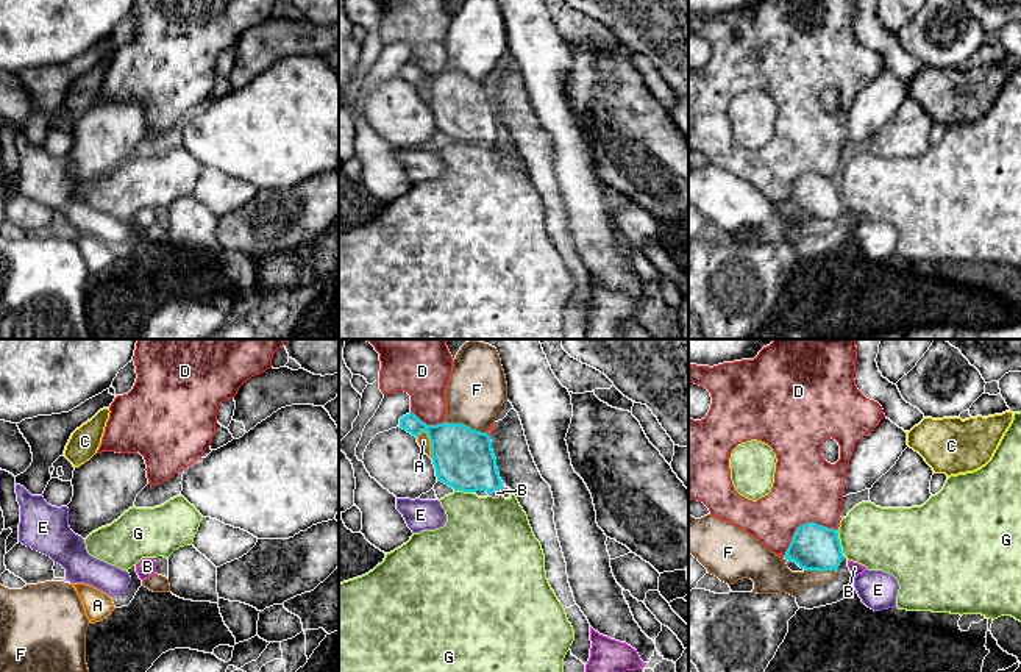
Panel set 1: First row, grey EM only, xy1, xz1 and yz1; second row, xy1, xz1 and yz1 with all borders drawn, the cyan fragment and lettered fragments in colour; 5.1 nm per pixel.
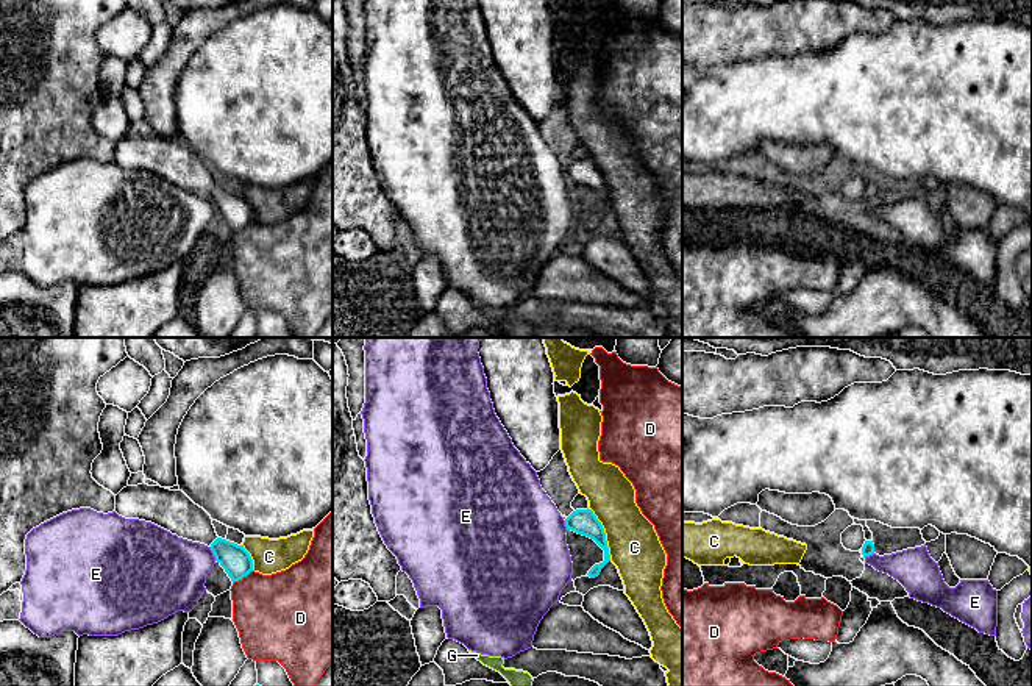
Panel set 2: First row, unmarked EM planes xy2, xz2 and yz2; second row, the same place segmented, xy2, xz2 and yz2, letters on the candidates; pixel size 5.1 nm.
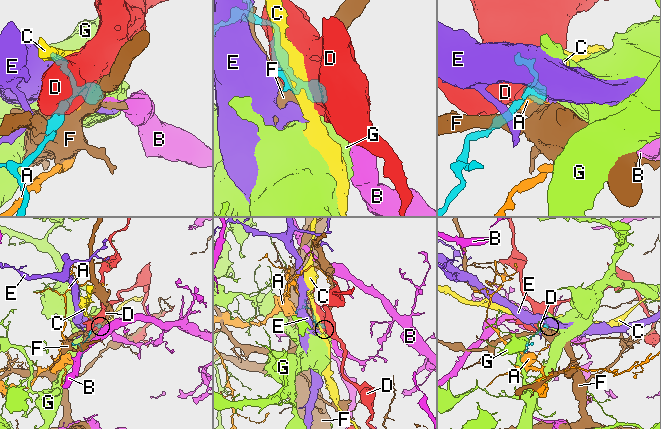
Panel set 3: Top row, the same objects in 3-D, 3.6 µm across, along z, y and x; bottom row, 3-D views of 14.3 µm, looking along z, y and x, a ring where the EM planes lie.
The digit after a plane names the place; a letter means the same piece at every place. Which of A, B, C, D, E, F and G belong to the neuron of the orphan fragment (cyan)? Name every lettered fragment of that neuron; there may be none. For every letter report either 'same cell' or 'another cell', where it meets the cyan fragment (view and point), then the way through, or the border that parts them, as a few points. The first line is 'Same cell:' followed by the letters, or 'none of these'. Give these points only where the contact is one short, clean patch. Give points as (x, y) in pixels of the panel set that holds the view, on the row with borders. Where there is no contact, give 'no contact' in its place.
Same cell: B
A: another cell; meets cyan in xz1 at (431, 443); border along xz1 (422, 430), (430, 441), (431, 457)
B: same cell; meets cyan in xz1 at (494, 491); runs through xz1 (462, 458), (494, 491), (497, 493)
C: another cell; meets cyan in xz2 at (604, 533); border along xz2 (587, 508), (603, 528), (611, 560)
D: another cell; meets cyan in yz1 at (803, 524)
E: another cell; meets cyan in xy2 at (213, 552); border along xy2 (209, 547), (216, 560)
F: another cell; meets cyan in xz1 at (462, 424); border along xz1 (444, 421), (466, 424), (484, 433)
G: another cell; meets cyan in yz1 at (839, 543); border along yz1 (836, 530), (843, 554)

